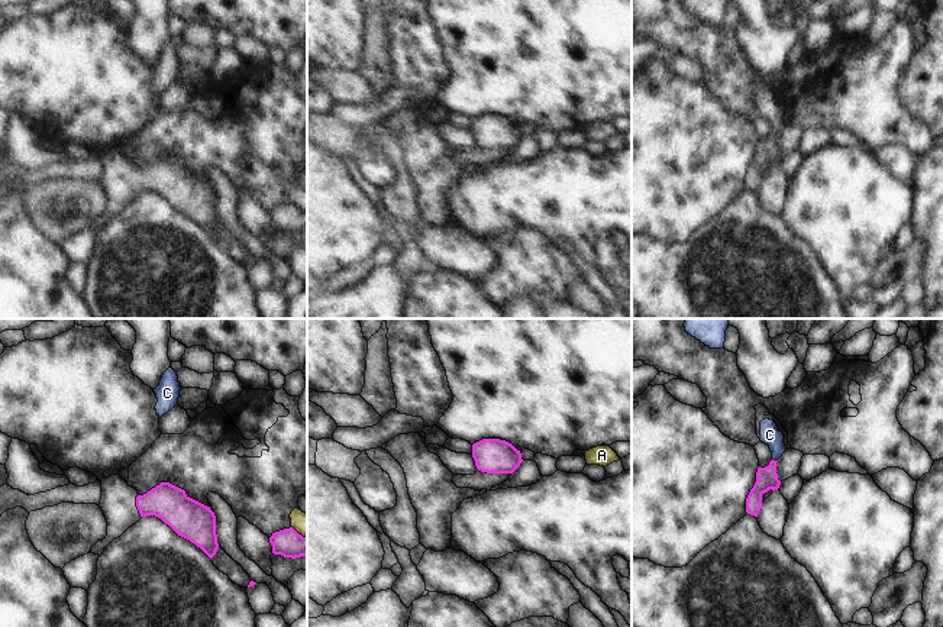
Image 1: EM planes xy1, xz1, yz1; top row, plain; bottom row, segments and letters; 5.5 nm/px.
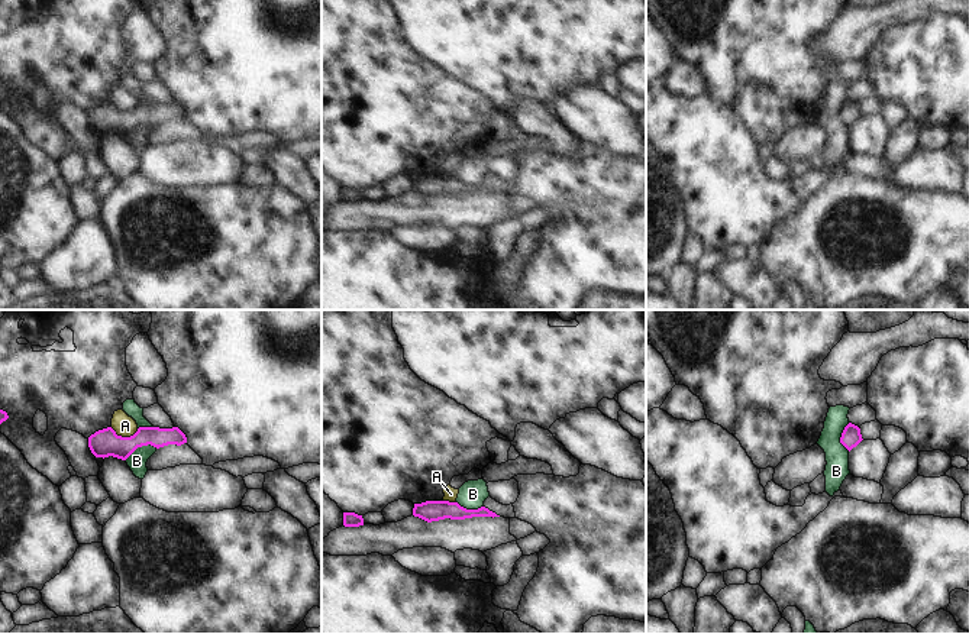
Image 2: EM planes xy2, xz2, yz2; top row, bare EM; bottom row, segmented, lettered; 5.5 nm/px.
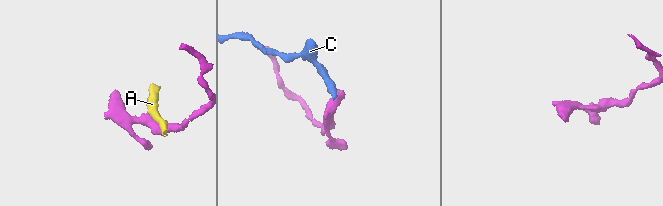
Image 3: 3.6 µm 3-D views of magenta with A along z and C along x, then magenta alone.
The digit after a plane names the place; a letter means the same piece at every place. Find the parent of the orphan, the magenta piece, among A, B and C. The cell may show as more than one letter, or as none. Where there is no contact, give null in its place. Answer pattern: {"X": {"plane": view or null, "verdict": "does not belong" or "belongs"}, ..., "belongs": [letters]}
{"A": {"plane": "xy2", "verdict": "does not belong"}, "B": {"plane": "xy2", "verdict": "does not belong"}, "C": {"plane": "yz1", "verdict": "does not belong"}, "belongs": []}

